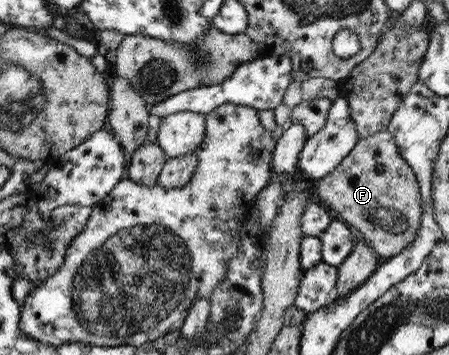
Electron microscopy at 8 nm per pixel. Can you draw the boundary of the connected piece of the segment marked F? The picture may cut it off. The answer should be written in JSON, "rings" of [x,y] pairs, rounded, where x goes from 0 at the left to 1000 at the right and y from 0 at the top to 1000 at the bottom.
{"rings":[[[862,363],[800,392],[755,468],[710,504],[706,541],[731,592],[746,594],[753,620],[822,682],[851,732],[889,718],[929,668],[944,577],[935,524]]]}

